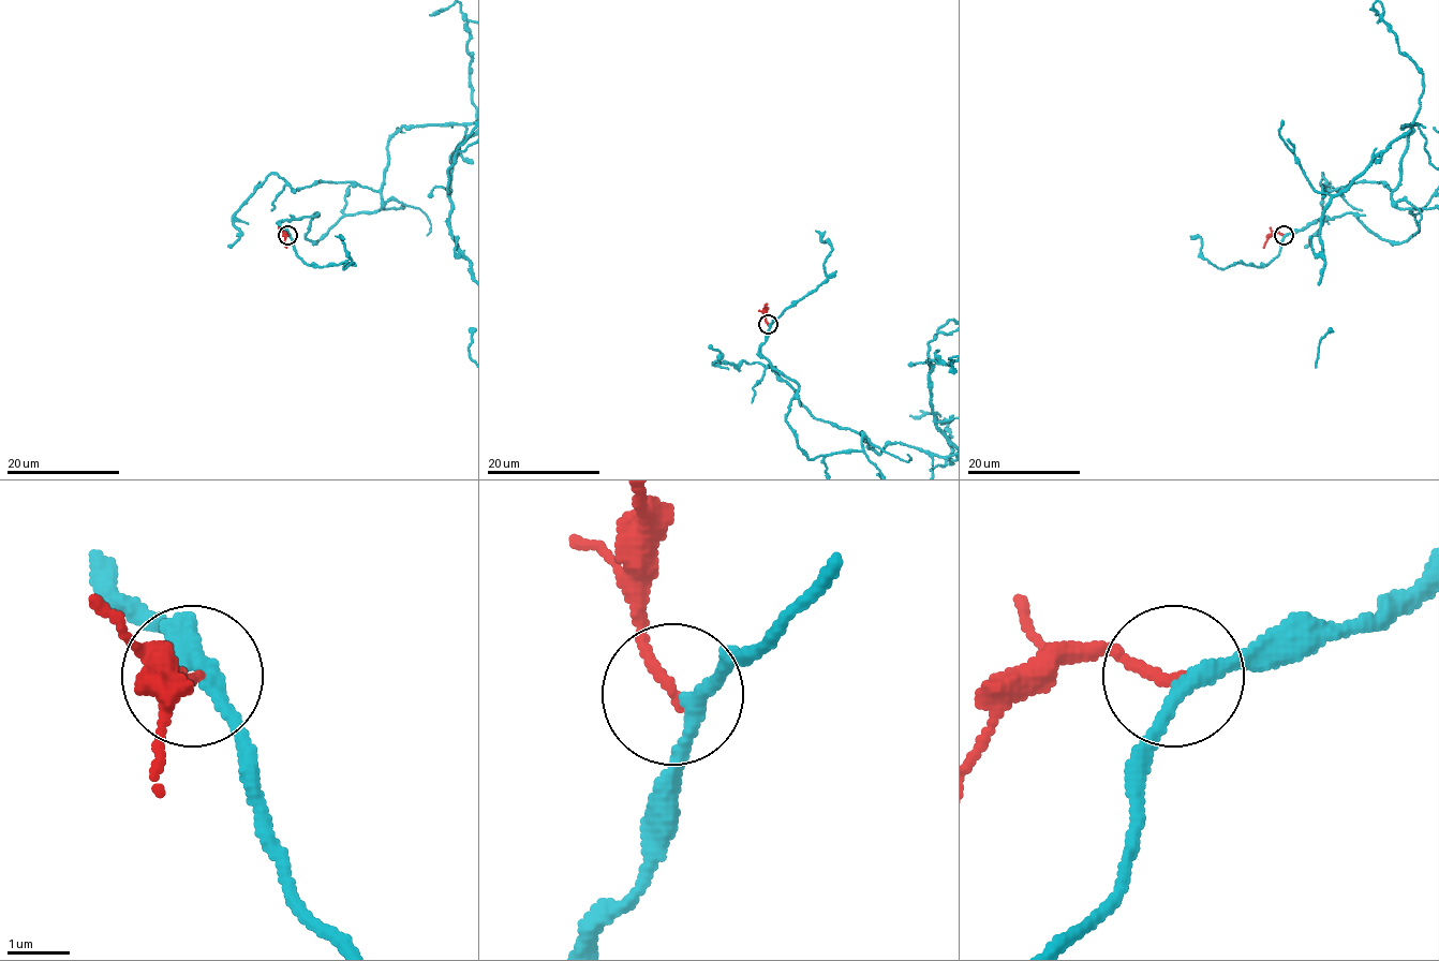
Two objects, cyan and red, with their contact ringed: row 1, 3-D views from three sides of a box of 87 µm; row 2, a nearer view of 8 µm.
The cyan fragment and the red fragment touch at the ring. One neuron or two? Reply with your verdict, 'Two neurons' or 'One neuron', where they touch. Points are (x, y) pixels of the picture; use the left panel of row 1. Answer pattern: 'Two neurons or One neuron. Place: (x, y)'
One neuron. Place: (287, 235)

